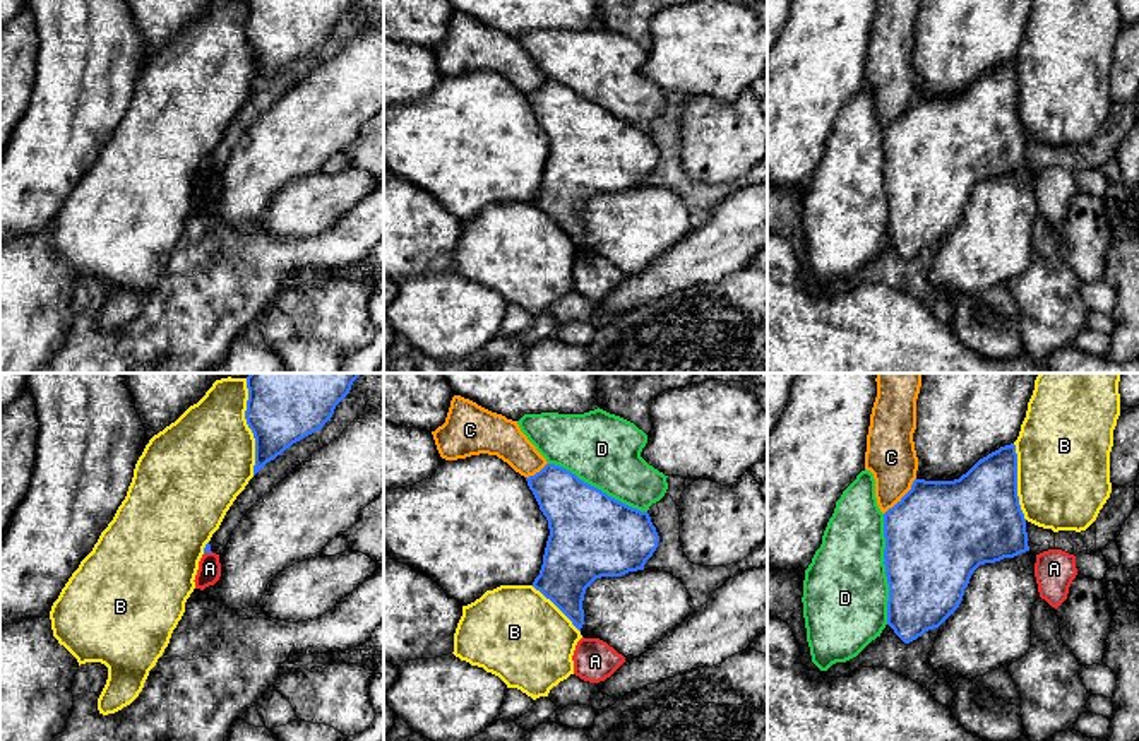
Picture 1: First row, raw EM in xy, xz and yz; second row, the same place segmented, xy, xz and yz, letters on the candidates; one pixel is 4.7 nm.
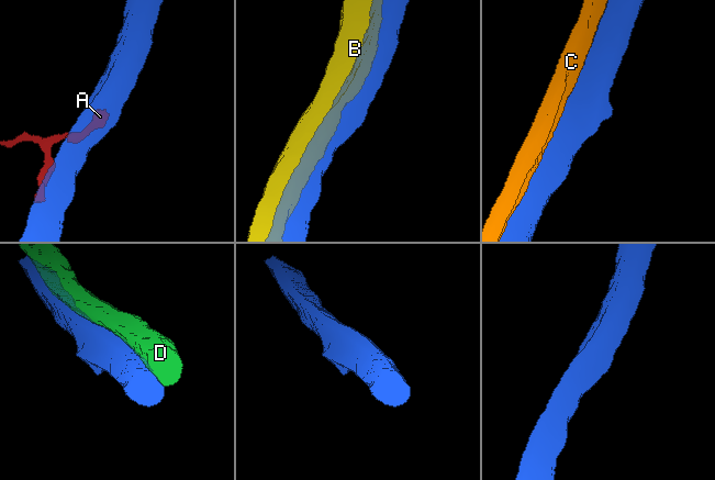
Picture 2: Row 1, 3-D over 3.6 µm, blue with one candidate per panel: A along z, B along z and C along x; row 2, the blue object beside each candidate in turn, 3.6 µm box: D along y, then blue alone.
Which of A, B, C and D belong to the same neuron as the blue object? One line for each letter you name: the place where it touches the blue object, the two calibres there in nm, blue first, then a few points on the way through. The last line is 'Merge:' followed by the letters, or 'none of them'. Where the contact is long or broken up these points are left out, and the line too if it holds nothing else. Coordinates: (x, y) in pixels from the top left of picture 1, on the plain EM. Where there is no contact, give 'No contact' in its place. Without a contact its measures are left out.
Merge: none of them

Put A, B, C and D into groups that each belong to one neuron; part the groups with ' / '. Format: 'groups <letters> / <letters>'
groups A / B / C / D

